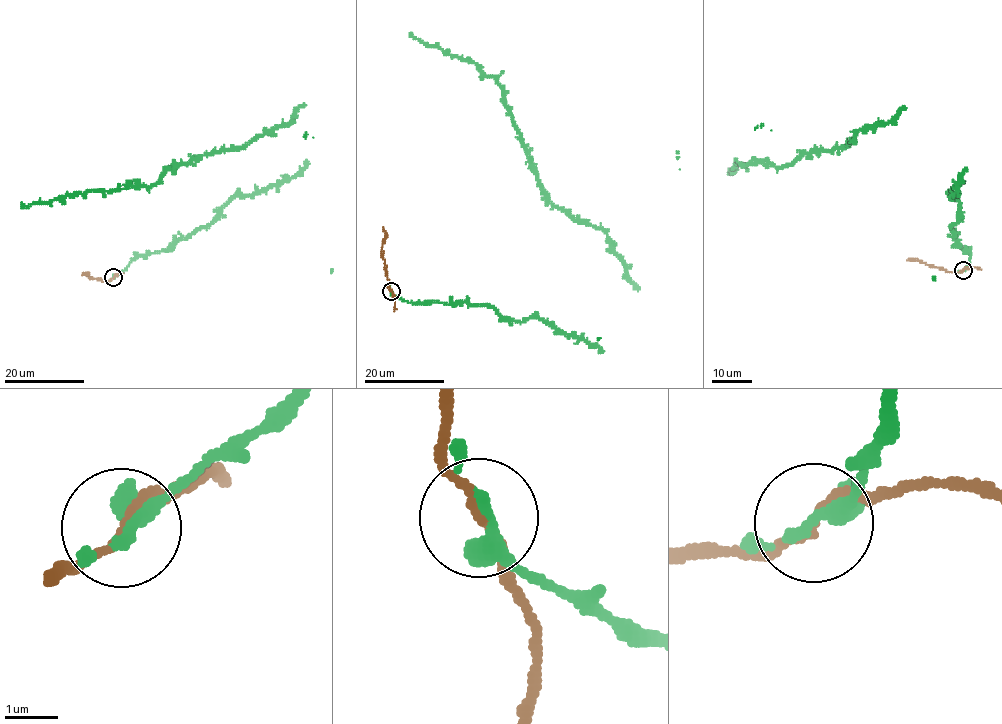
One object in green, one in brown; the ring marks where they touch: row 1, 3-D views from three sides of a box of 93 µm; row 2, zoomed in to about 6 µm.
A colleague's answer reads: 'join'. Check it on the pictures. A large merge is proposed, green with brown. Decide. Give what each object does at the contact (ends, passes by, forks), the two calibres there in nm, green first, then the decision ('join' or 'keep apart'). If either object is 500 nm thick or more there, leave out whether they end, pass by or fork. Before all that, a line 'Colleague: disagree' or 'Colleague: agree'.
Colleague: disagree
green passes by | brown passes by | 300/160 nm | keep apart

